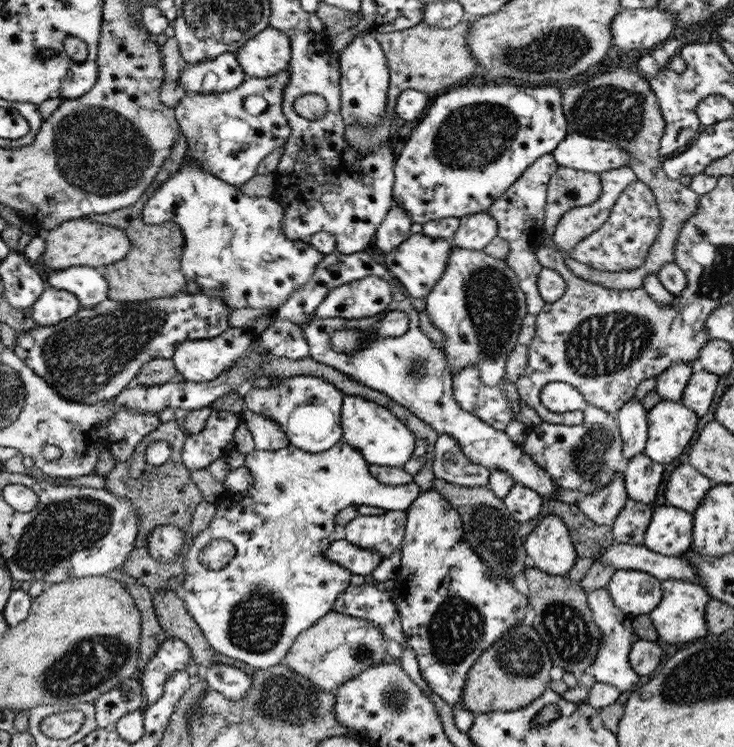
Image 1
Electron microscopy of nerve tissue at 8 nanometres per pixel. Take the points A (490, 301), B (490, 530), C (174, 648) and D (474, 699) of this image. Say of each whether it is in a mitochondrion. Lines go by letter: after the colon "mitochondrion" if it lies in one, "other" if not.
A: mitochondrion
B: mitochondrion
C: other
D: other

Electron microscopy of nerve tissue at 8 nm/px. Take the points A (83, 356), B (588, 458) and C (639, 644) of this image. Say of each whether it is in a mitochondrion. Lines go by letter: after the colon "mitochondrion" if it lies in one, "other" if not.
A: mitochondrion
B: mitochondrion
C: other

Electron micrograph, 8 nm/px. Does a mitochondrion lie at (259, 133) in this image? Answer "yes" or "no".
no

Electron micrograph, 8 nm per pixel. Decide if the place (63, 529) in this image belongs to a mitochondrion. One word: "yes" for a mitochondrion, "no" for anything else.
yes

